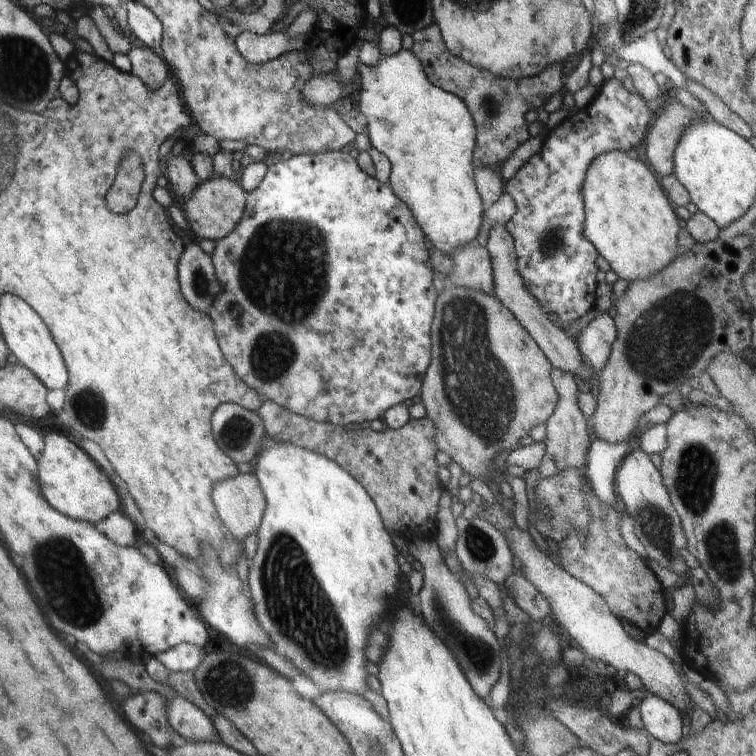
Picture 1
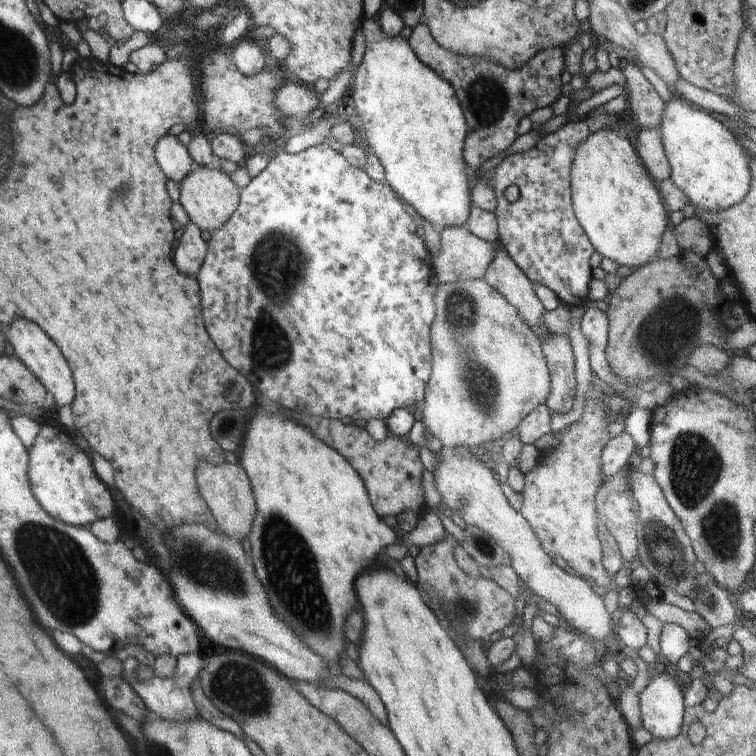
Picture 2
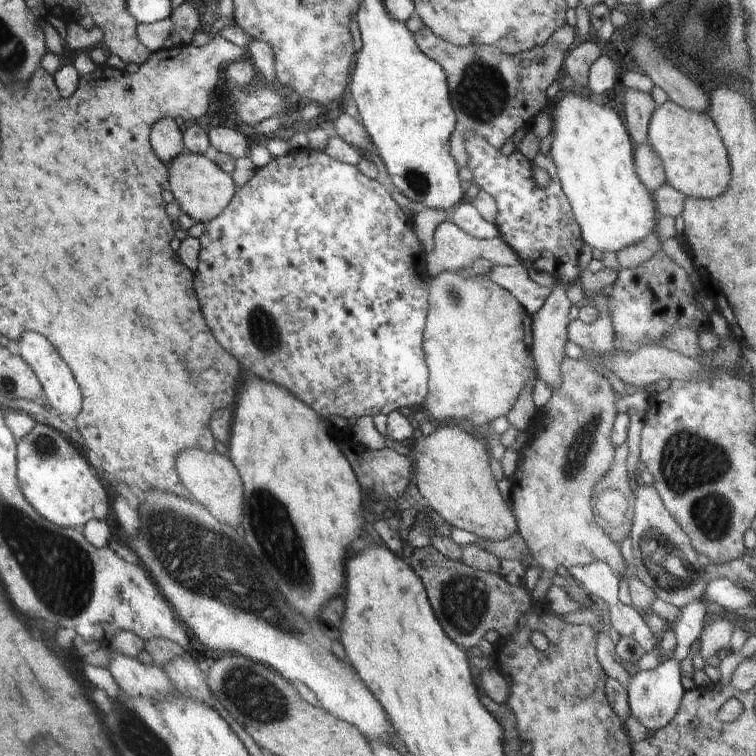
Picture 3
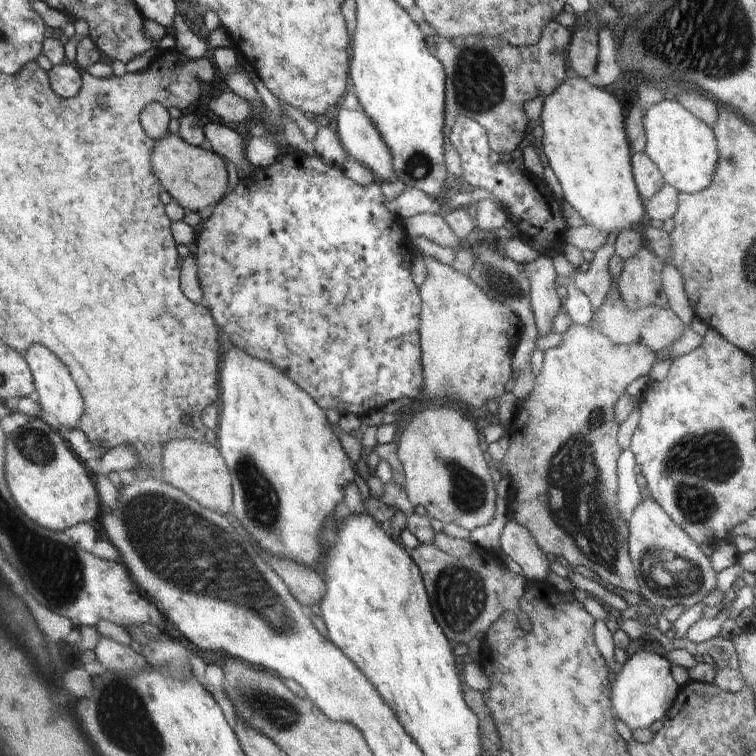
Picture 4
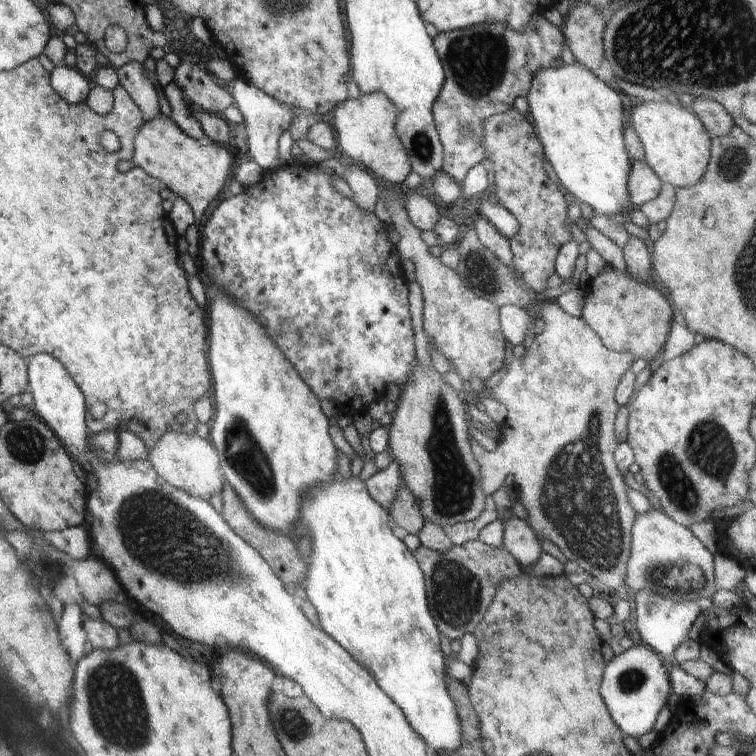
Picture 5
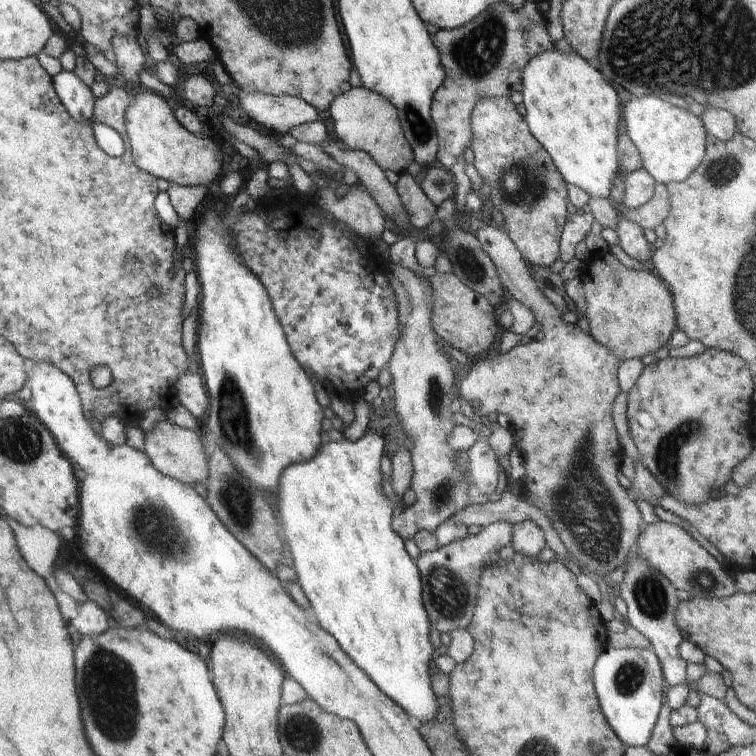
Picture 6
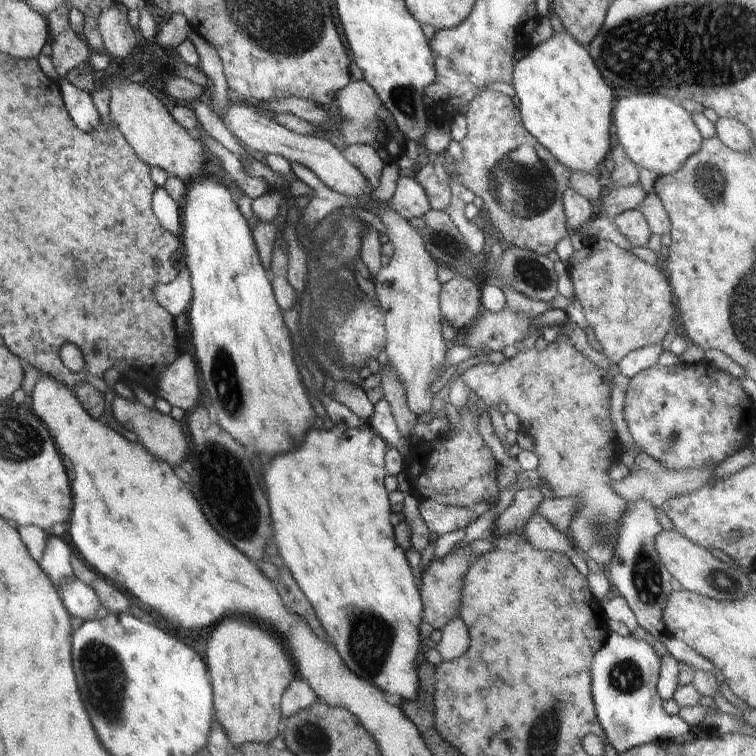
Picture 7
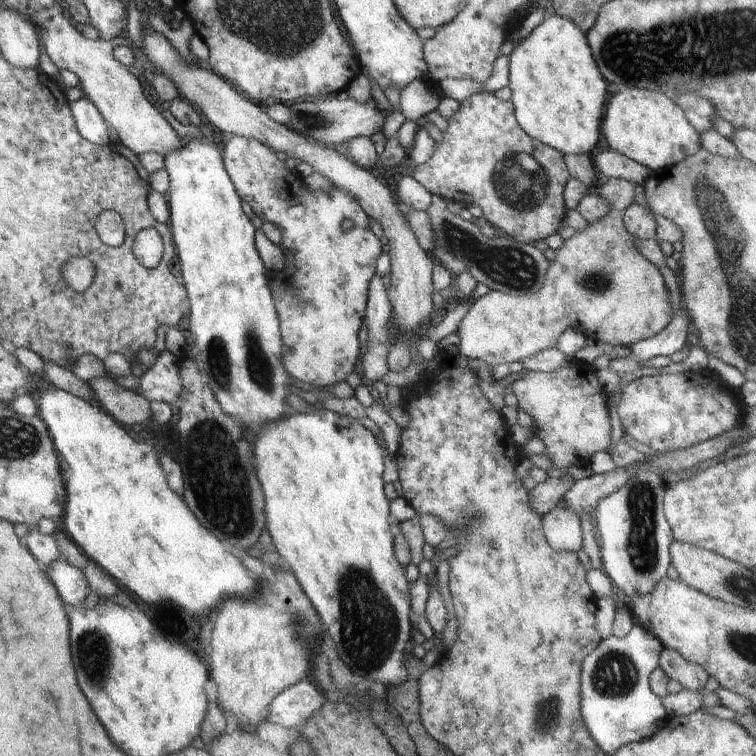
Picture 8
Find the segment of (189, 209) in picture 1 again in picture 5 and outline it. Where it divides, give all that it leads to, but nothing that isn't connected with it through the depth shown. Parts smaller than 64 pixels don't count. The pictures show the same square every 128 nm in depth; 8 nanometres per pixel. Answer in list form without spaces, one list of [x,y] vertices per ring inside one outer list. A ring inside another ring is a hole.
[[[160,114],[158,118],[144,122],[138,128],[134,138],[132,164],[140,166],[161,183],[164,182],[162,186],[172,190],[178,198],[186,200],[194,211],[194,224],[198,226],[210,202],[223,194],[221,190],[232,166],[232,156],[226,146],[220,143],[200,144],[198,140],[184,134],[171,118]]]

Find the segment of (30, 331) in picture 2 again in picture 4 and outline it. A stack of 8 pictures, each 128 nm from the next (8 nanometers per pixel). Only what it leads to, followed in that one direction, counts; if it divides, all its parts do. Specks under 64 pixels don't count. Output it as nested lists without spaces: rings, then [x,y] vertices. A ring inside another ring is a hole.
[[[42,346],[32,348],[32,352],[24,352],[24,356],[27,356],[28,364],[32,369],[32,376],[35,380],[36,390],[38,390],[35,399],[40,405],[42,415],[49,417],[52,425],[60,426],[63,430],[72,430],[84,412],[84,400],[68,372],[68,368],[50,350],[46,350]]]

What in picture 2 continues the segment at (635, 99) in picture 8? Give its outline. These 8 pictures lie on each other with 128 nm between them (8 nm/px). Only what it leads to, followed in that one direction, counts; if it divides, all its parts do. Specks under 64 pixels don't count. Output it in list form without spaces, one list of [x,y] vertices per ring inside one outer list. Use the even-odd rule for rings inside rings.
[[[670,100],[665,104],[657,130],[671,166],[670,179],[684,192],[689,202],[708,210],[720,210],[742,202],[752,180],[749,156],[731,131],[710,112],[684,100]]]

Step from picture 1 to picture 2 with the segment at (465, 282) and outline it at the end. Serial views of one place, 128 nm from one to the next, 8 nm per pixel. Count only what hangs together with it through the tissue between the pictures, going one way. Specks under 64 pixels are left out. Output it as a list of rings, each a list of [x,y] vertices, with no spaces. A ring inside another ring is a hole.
[[[464,227],[443,228],[440,231],[441,250],[436,256],[431,255],[430,261],[434,266],[434,272],[440,283],[451,283],[468,279],[482,280],[486,276],[486,270],[496,256],[496,243],[486,242],[474,236],[470,230]]]

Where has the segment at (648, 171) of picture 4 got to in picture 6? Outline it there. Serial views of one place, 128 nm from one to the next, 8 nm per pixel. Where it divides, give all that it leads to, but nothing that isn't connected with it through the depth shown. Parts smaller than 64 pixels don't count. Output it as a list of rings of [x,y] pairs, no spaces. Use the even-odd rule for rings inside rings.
[[[644,168],[626,174],[623,179],[624,196],[622,196],[622,205],[618,207],[621,211],[638,208],[654,196],[656,182]]]

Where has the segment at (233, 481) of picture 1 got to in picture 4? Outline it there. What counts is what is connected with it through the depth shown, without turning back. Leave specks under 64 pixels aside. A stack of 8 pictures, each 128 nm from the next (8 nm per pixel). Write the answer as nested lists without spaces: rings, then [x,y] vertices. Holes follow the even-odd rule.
[[[172,440],[164,446],[162,454],[162,472],[158,473],[160,479],[192,496],[192,500],[196,500],[200,506],[220,516],[230,512],[233,502],[230,470],[216,445],[207,443],[206,440]]]

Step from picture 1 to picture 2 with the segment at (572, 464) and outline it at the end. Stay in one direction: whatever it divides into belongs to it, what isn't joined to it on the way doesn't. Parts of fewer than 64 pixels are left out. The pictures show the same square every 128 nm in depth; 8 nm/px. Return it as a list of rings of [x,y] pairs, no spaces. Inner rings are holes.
[[[555,334],[541,340],[541,346],[550,376],[550,394],[546,406],[556,413],[568,413],[574,406],[577,387],[575,358],[570,340]]]

